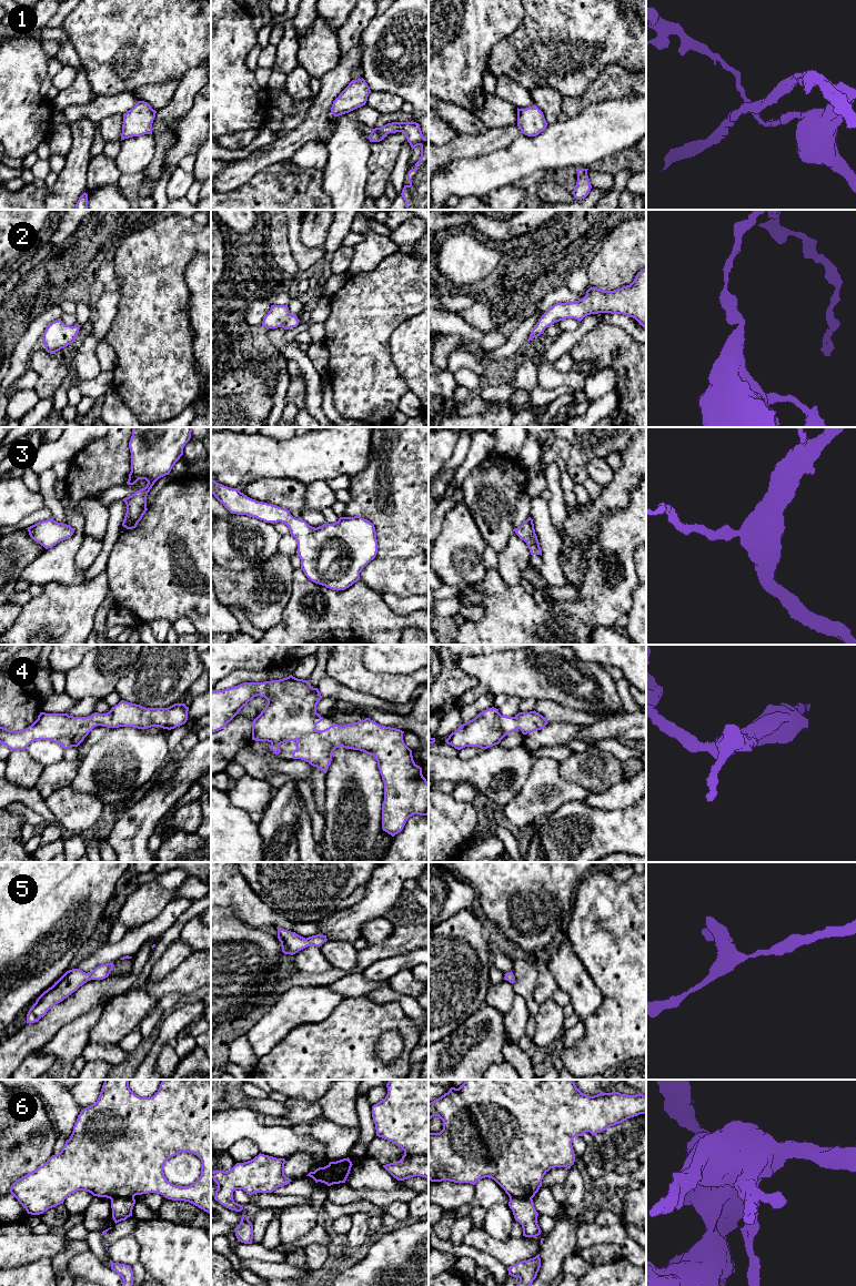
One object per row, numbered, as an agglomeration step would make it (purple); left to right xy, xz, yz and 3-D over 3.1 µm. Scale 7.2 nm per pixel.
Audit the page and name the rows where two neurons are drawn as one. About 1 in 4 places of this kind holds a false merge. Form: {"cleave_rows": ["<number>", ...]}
{"cleave_rows": ["6"]}

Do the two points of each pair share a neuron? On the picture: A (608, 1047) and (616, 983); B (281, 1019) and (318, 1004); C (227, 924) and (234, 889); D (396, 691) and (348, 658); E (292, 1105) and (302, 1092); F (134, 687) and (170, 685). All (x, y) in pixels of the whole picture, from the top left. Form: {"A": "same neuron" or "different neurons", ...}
{"A": "same neuron", "B": "same neuron", "C": "different neurons", "D": "same neuron", "E": "different neurons", "F": "same neuron"}

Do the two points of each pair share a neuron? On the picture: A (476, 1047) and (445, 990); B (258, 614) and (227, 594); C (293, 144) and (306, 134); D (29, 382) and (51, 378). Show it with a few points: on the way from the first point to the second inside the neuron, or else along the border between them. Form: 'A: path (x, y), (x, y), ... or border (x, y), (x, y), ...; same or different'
A: border (483, 1005), (442, 1038); different
B: path (250, 606), (238, 594), (234, 594); same
C: path (296, 141), (303, 134); same
D: border (29, 366), (38, 376), (34, 387); different

